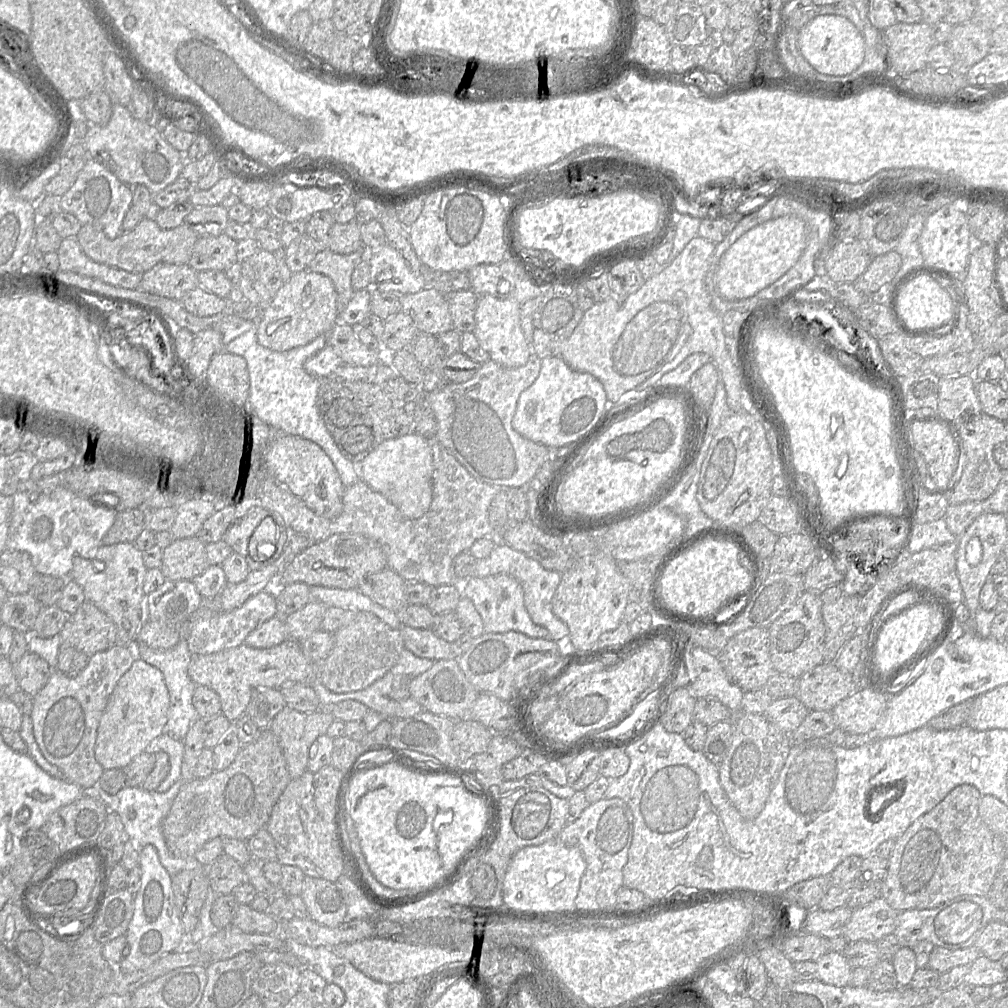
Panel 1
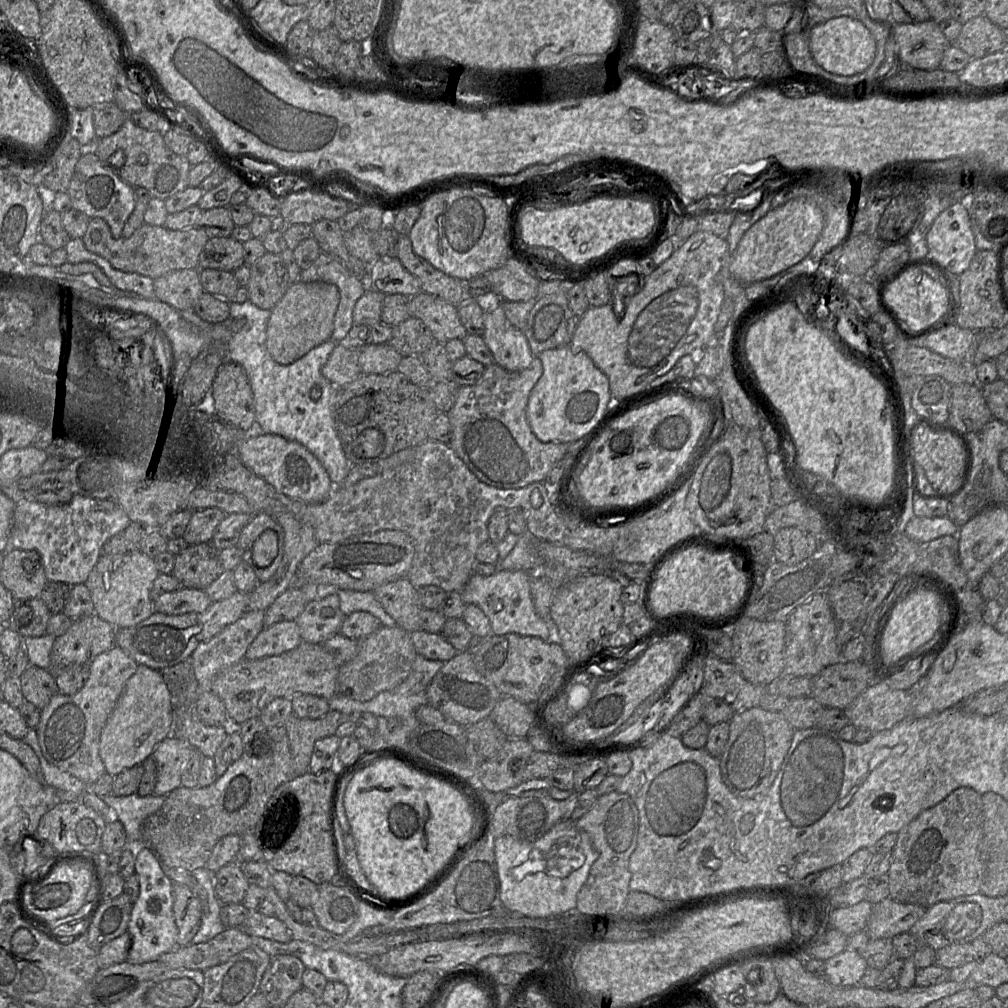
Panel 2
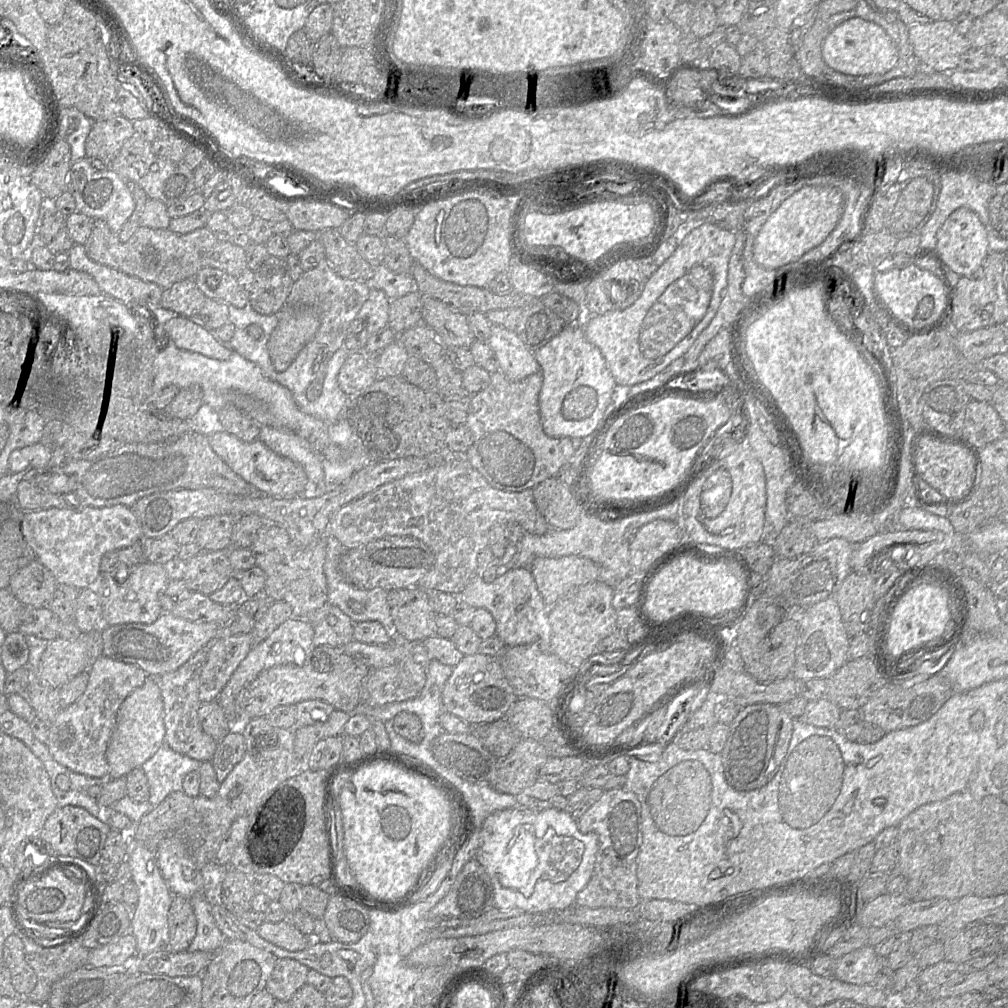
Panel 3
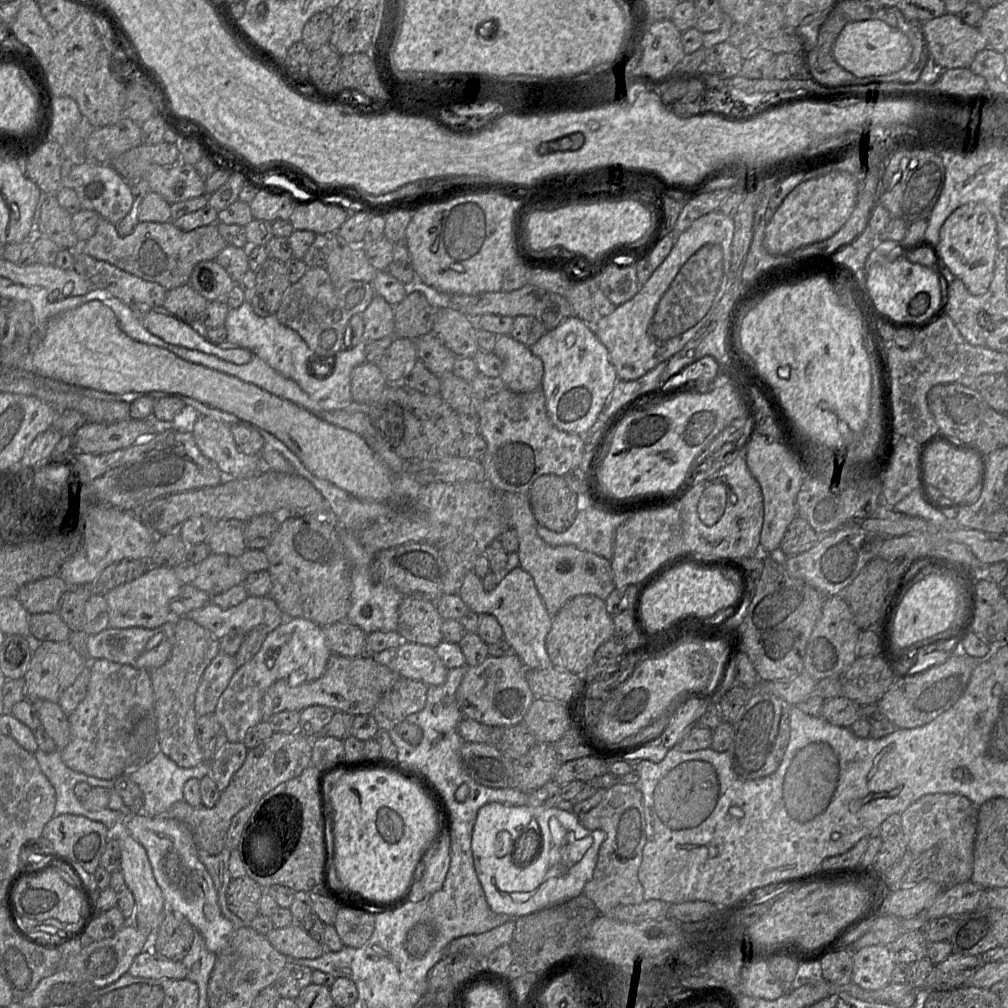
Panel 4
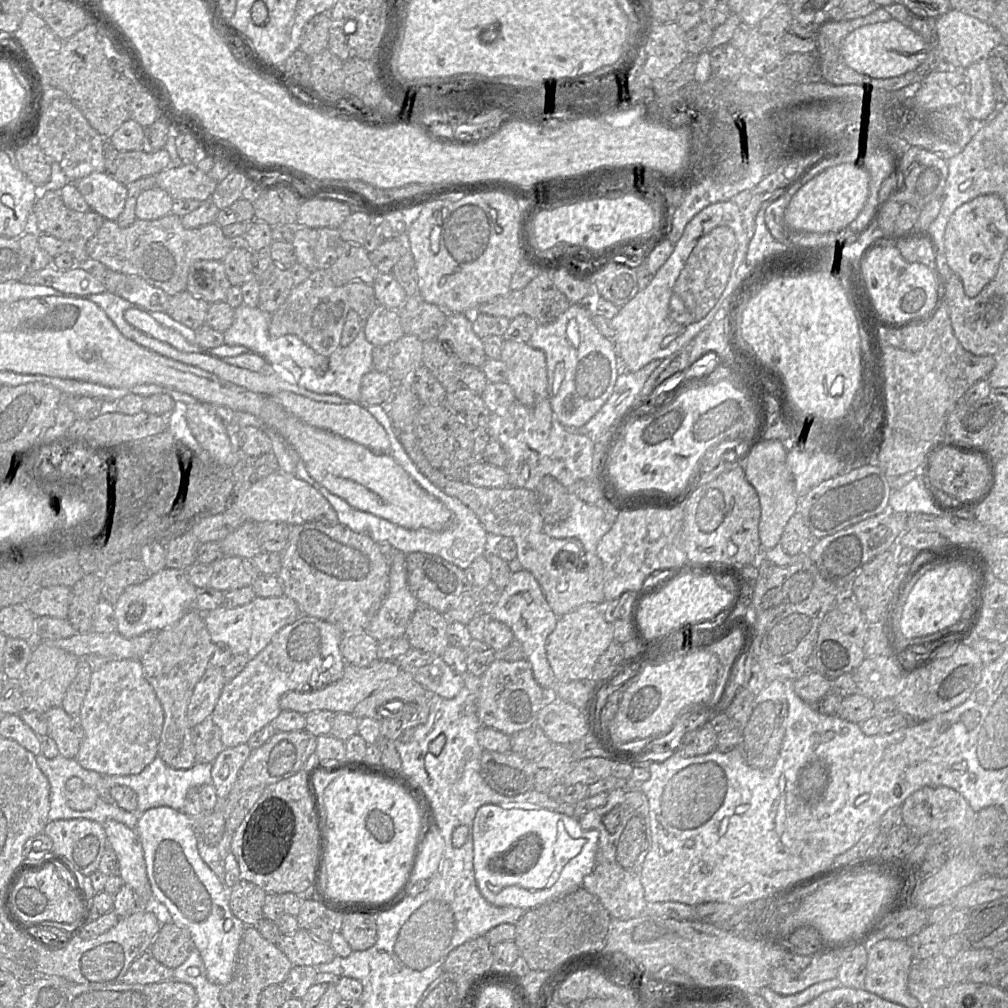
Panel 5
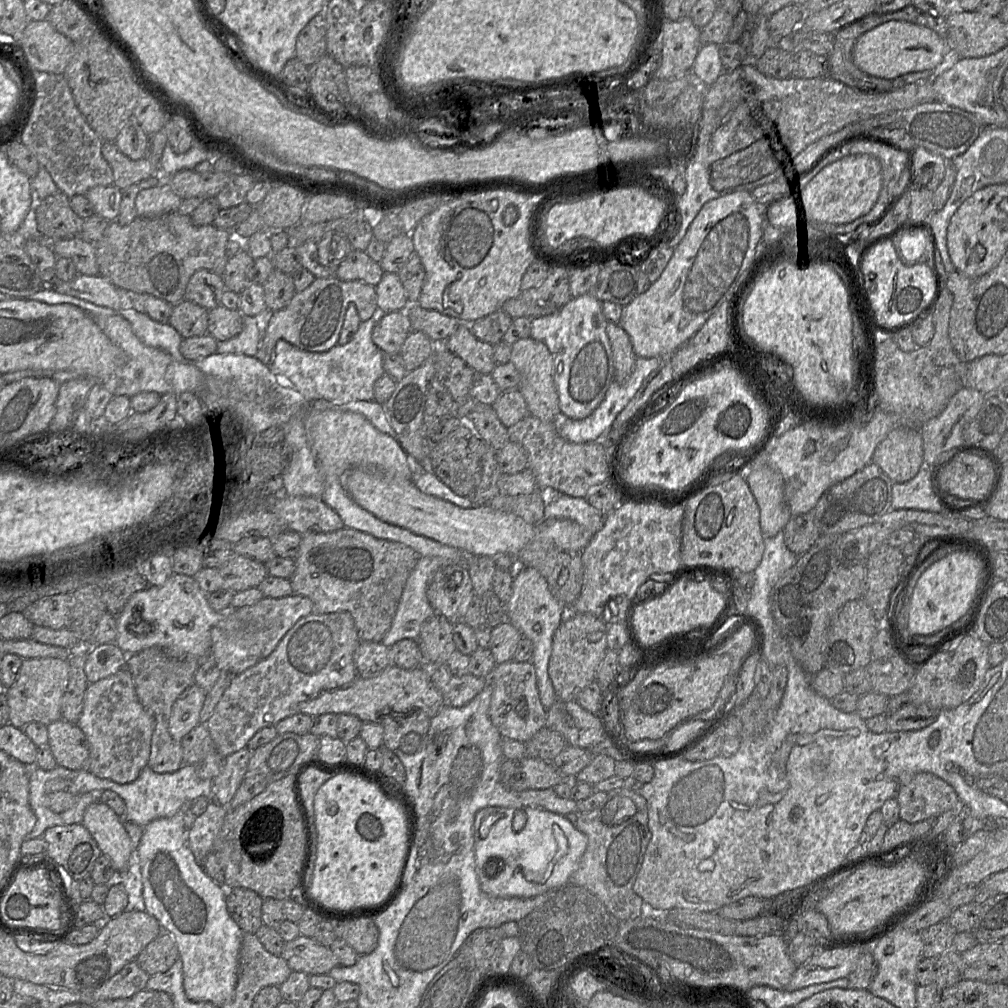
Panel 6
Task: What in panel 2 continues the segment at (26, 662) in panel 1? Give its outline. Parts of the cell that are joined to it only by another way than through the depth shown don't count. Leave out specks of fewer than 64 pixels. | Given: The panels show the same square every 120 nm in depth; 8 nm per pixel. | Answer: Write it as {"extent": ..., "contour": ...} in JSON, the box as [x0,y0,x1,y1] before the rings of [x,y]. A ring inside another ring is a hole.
{"extent":[19,664,57,710],"contour":[[[30,664],[19,679],[25,700],[39,710],[43,709],[57,692],[54,673],[49,669]]]}

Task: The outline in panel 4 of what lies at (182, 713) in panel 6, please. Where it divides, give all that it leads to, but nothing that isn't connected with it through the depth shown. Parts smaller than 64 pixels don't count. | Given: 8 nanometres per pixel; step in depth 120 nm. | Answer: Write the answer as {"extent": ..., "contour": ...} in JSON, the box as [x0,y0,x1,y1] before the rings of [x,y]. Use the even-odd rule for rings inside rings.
{"extent":[195,652,236,717],"contour":[[[219,652],[205,669],[195,697],[197,717],[214,713],[220,696],[236,672],[234,656]]]}

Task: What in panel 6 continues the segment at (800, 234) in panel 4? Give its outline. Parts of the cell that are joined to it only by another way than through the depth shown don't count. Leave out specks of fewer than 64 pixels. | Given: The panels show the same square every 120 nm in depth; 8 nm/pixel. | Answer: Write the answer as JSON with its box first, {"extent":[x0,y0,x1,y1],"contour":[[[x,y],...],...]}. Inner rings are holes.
{"extent":[798,154,882,224],"contour":[[[869,154],[845,156],[824,167],[800,196],[798,209],[821,222],[846,224],[867,214],[876,203],[882,188],[879,160]]]}

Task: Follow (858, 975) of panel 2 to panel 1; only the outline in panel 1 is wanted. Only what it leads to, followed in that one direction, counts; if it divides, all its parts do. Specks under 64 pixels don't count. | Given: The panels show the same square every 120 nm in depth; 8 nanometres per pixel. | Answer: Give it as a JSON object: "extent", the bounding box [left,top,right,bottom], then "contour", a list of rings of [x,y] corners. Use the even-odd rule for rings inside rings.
{"extent":[816,951,853,987],"contour":[[[828,951],[816,964],[818,980],[836,987],[850,985],[853,968],[841,952]]]}

